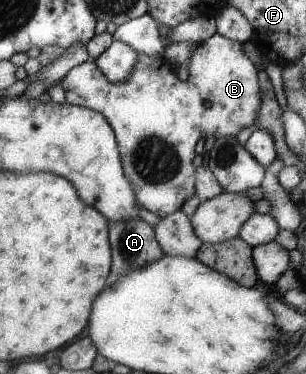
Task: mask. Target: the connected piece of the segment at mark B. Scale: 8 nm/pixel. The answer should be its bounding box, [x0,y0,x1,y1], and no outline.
[59,33,262,218]

